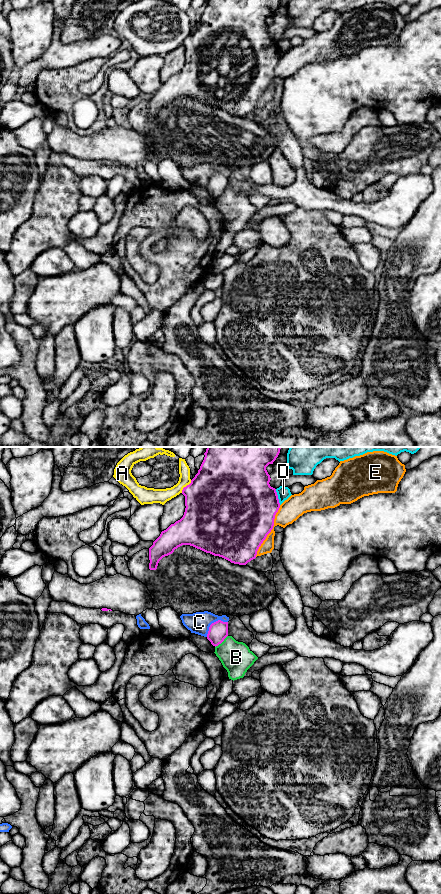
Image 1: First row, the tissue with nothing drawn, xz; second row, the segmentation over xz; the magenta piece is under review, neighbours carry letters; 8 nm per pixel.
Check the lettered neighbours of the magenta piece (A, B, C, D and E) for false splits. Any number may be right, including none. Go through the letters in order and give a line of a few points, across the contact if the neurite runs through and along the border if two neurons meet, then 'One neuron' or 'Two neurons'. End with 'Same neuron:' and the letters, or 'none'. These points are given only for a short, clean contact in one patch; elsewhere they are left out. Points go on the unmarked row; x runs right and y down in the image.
A: Two neurons
B: Line: xz (227, 187), (215, 199). Two neurons
C: Two neurons
D: Two neurons
E: Two neurons
Same neuron: none

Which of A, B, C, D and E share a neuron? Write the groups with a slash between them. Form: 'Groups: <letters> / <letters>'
Groups: A / B / C / D / E

